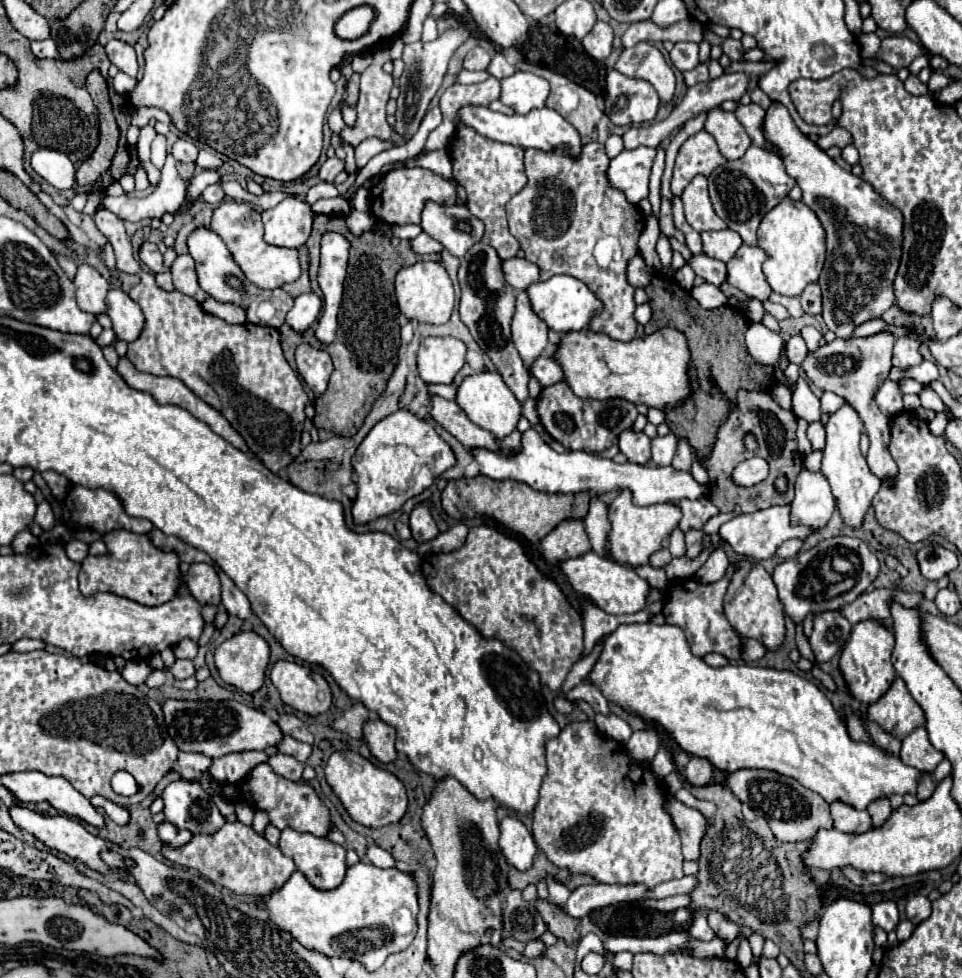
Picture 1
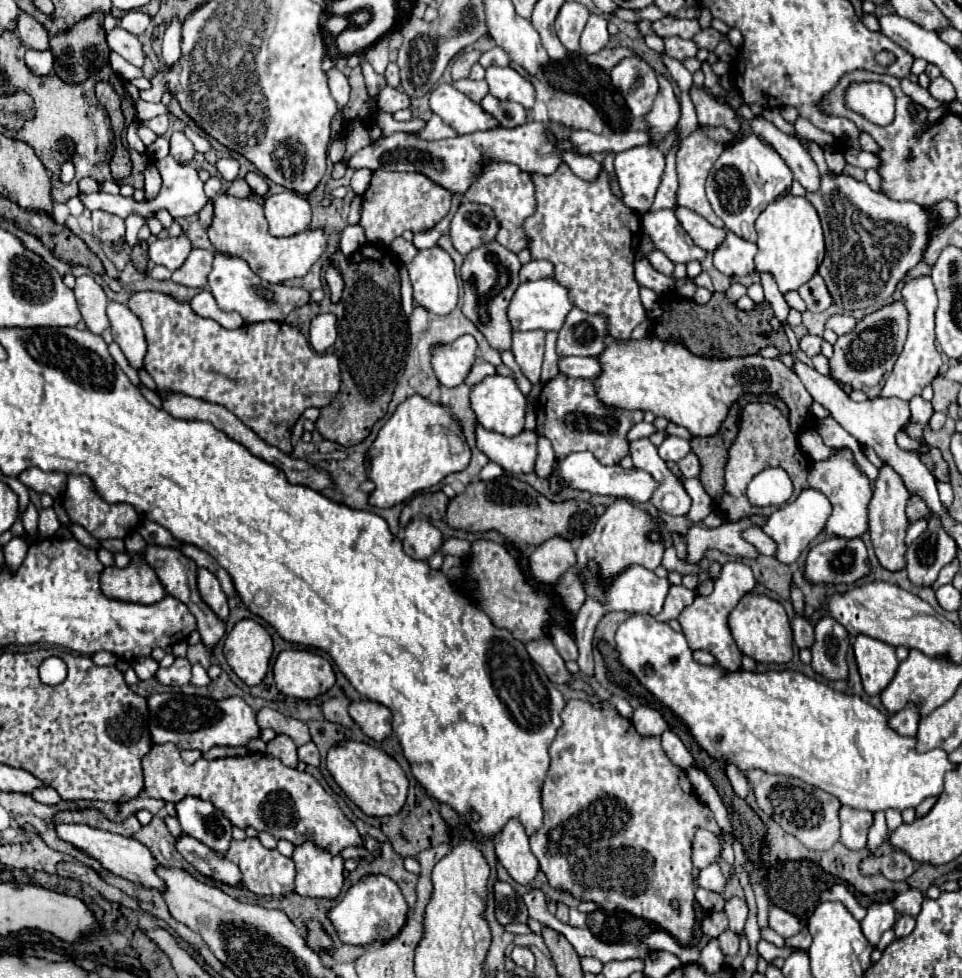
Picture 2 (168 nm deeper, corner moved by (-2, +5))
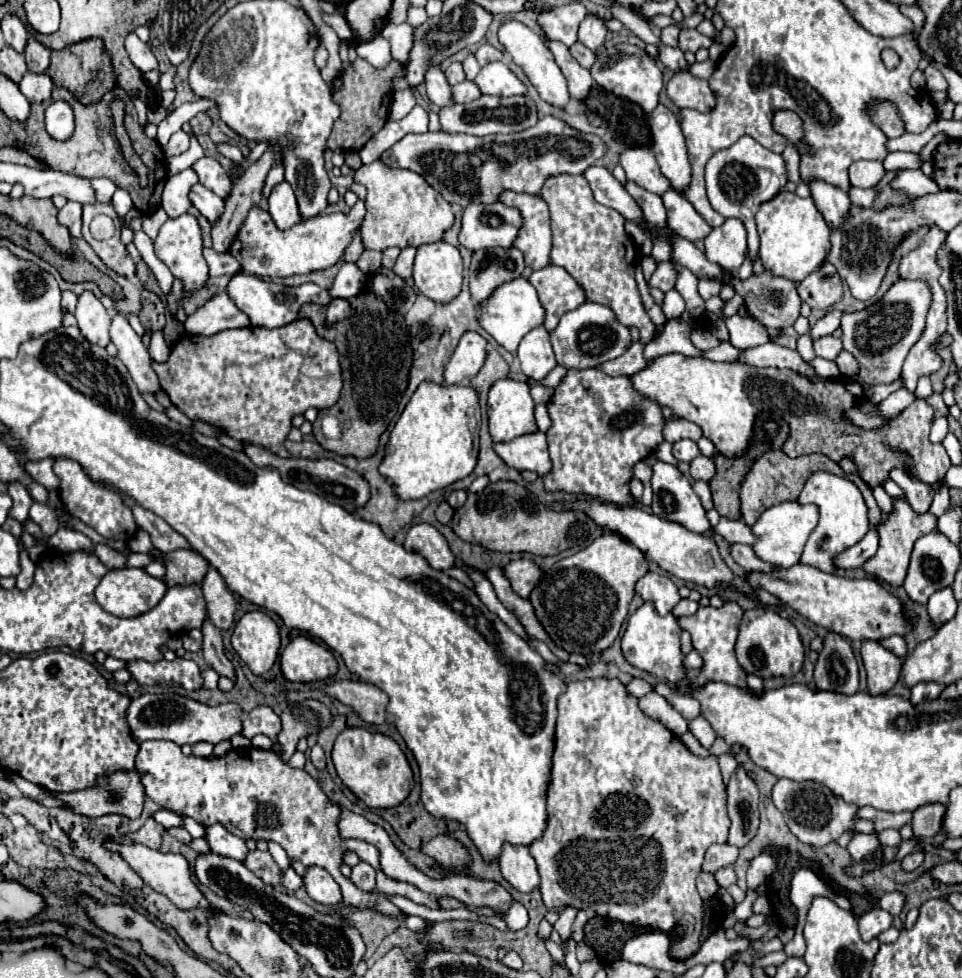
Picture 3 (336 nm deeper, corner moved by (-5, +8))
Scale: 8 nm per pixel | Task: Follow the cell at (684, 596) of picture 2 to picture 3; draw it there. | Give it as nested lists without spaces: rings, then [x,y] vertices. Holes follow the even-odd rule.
[[[682,598],[682,600],[674,606],[672,614],[674,614],[676,618],[682,618],[682,616],[688,616],[688,614],[694,614],[696,610],[698,610],[698,602],[694,602],[694,600],[690,600],[690,598]]]

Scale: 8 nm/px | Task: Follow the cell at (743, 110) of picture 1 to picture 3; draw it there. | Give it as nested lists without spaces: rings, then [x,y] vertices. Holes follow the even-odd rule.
[[[810,180],[810,190],[812,190],[812,198],[816,202],[816,208],[820,210],[820,214],[828,222],[828,226],[840,226],[840,222],[844,218],[844,210],[848,210],[848,206],[852,206],[848,194],[842,188],[828,184],[824,180]]]

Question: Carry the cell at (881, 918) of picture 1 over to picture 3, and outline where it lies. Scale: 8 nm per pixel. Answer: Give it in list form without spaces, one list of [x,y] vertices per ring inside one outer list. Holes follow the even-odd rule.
[[[872,908],[864,912],[862,916],[858,916],[858,926],[860,926],[860,936],[864,938],[864,942],[870,942],[880,932],[892,926],[892,914],[888,914],[882,908]]]

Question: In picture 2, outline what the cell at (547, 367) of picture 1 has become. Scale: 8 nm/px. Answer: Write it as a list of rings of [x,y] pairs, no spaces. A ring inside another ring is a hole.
[[[563,357],[559,361],[559,371],[569,377],[595,379],[601,375],[601,365],[597,357]]]

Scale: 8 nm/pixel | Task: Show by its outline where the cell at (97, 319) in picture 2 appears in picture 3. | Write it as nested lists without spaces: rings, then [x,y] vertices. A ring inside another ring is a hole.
[[[86,290],[78,296],[78,306],[76,306],[74,314],[76,314],[78,328],[84,334],[84,338],[88,338],[90,342],[94,342],[98,346],[106,346],[110,342],[108,310],[102,306],[102,302],[90,290]]]

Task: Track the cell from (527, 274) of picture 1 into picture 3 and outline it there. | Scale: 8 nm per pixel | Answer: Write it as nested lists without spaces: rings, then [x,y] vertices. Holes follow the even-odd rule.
[[[548,264],[540,270],[534,270],[528,280],[538,290],[538,298],[546,310],[544,328],[548,332],[558,326],[562,314],[584,302],[584,290],[580,290],[580,286],[562,266]]]

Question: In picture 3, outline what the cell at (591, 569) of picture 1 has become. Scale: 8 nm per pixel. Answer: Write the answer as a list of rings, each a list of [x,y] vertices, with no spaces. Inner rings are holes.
[[[648,572],[646,576],[642,576],[636,582],[634,590],[644,602],[654,604],[654,608],[660,616],[668,614],[676,606],[676,602],[680,602],[676,584],[668,576],[660,576],[654,572]]]

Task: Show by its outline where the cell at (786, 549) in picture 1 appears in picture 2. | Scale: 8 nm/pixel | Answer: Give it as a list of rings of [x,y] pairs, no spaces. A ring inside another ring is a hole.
[[[749,527],[741,533],[741,537],[745,537],[745,541],[749,541],[761,555],[775,555],[777,545],[759,529],[759,527]]]

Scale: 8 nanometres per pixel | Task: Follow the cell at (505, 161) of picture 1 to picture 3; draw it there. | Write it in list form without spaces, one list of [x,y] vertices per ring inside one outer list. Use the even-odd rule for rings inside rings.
[[[504,190],[500,194],[500,202],[518,208],[522,214],[522,228],[514,240],[514,246],[524,254],[526,264],[534,270],[546,266],[550,262],[548,254],[552,248],[548,204],[542,196],[512,190]]]

